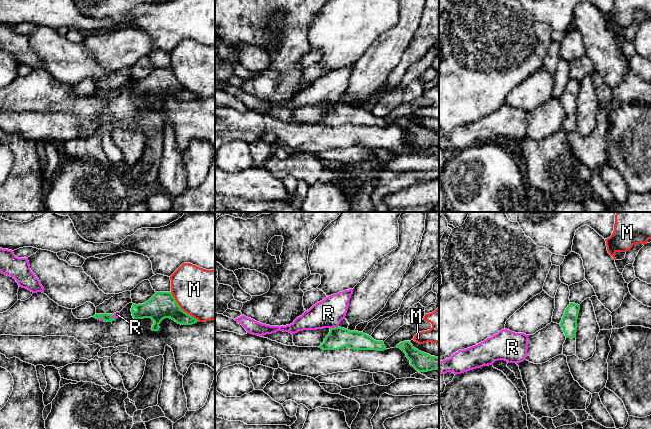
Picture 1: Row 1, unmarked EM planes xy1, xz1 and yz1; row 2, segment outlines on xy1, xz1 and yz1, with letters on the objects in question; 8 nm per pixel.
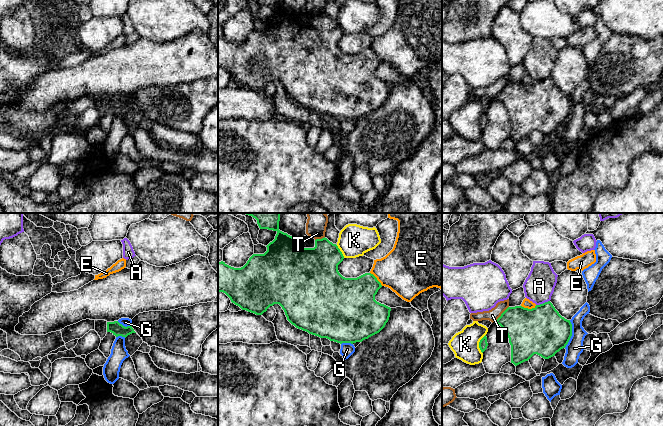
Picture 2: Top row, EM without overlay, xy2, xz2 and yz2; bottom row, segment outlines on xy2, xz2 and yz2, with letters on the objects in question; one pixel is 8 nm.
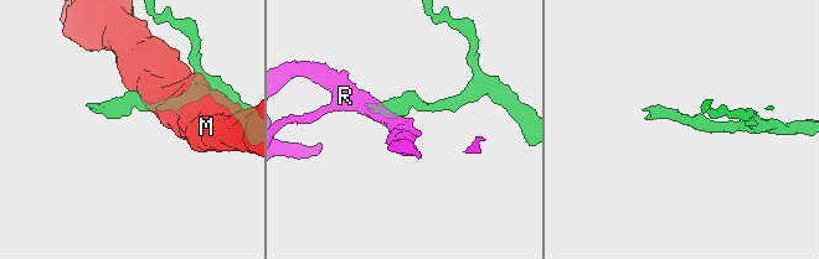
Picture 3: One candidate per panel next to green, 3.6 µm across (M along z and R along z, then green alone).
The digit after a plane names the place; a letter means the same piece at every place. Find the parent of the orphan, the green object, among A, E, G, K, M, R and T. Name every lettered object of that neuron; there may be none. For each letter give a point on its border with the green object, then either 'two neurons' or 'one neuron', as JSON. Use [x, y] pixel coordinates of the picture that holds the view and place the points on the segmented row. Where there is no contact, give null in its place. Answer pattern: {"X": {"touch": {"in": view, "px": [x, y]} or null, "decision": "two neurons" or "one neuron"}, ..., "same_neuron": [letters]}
{"A": {"touch": {"in": "yz2", "px": [543, 303]}, "decision": "two neurons"}, "E": {"touch": {"in": "yz2", "px": [529, 309]}, "decision": "two neurons"}, "G": {"touch": {"in": "yz2", "px": [571, 334]}, "decision": "two neurons"}, "K": {"touch": {"in": "yz2", "px": [479, 344]}, "decision": "two neurons"}, "M": {"touch": {"in": "xy1", "px": [181, 309]}, "decision": "two neurons"}, "R": {"touch": {"in": "xz1", "px": [334, 327]}, "decision": "one neuron"}, "T": {"touch": {"in": "yz2", "px": [501, 314]}, "decision": "two neurons"}, "same_neuron": ["R"]}

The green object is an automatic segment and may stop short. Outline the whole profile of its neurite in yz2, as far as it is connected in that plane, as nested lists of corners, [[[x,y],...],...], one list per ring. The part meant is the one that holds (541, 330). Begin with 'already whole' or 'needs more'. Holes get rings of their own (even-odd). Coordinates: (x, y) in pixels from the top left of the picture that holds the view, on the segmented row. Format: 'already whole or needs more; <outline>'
already whole; [[[548,301],[532,309],[522,306],[508,307],[495,321],[506,332],[511,345],[511,363],[515,366],[528,361],[534,354],[549,359],[565,348],[572,336],[570,320],[562,317]]]

